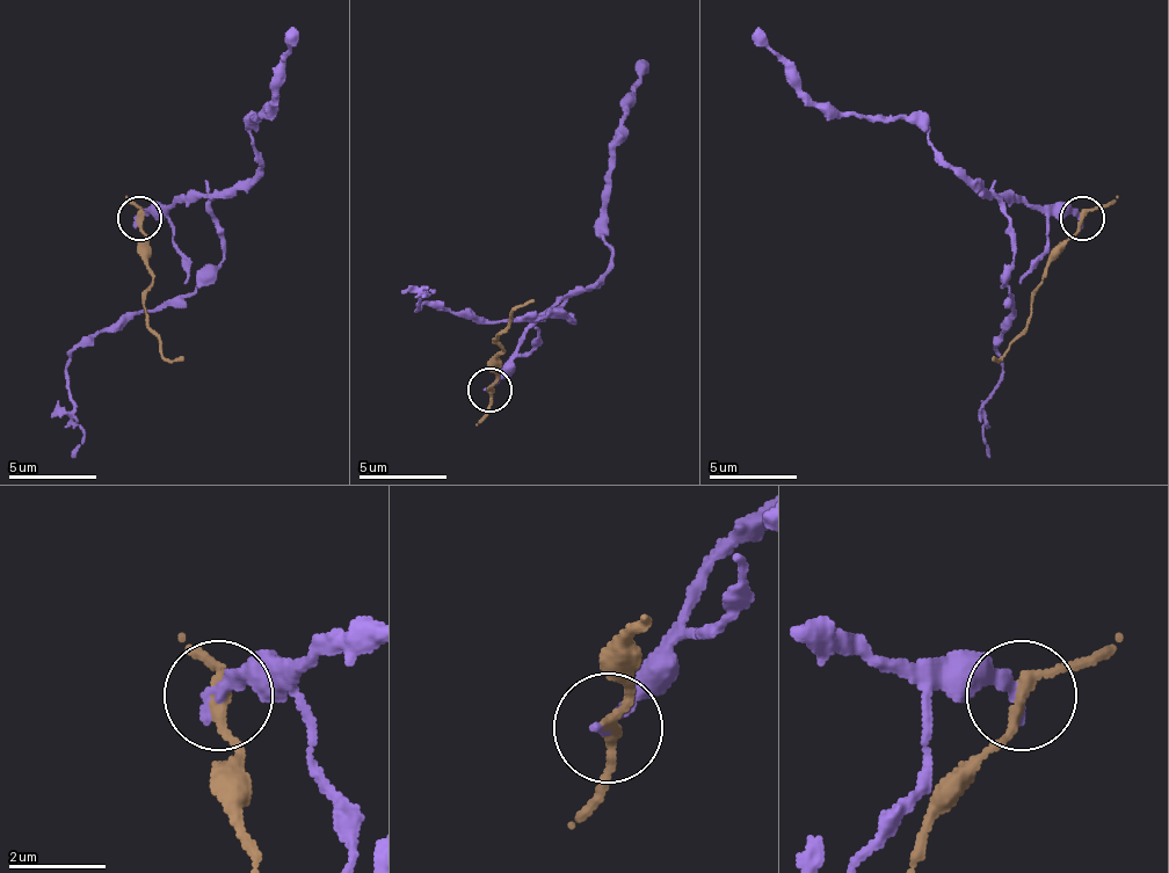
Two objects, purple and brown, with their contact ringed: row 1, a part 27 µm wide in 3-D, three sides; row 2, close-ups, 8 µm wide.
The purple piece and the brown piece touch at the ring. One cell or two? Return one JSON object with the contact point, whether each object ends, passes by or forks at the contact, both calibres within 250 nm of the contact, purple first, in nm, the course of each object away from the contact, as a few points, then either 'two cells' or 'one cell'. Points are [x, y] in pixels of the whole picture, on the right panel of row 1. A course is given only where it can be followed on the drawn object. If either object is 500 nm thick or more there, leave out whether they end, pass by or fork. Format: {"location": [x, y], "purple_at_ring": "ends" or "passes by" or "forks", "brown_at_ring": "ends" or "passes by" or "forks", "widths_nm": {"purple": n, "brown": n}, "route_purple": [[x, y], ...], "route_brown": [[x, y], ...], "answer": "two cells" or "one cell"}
{"location": [1082, 218], "purple_at_ring": "ends", "brown_at_ring": "passes by", "widths_nm": {"purple": 320, "brown": 220}, "route_purple": [[1083, 219], [1003, 197], [1013, 311], [999, 355], [1003, 382], [981, 408], [990, 457]], "route_brown": [[1083, 219], [1035, 293], [1030, 325], [999, 359], [990, 359]], "answer": "two cells"}

